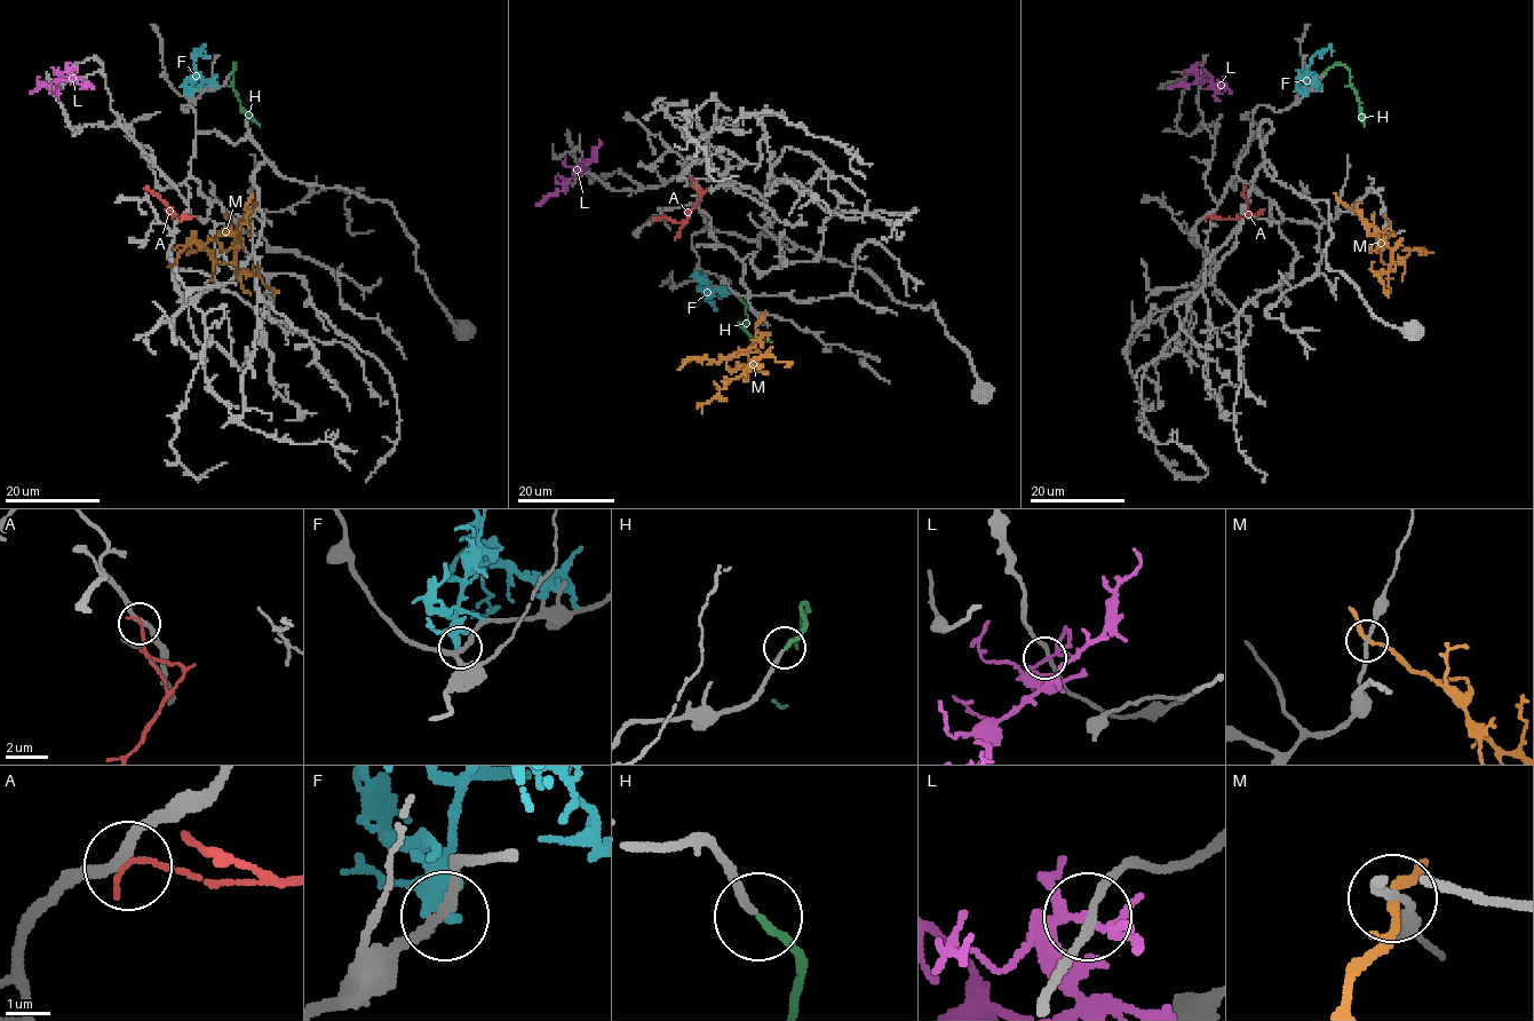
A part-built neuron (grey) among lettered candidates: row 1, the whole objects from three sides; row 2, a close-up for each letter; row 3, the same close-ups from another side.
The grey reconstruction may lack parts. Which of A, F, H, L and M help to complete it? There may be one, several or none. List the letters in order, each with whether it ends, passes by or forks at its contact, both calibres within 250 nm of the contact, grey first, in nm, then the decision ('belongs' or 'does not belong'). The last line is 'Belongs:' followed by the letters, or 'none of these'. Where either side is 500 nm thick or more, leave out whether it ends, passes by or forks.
A: it ends | 240/130 nm | does not belong
F: it forks | 190/240 nm | does not belong
H: it ends | 200/180 nm | belongs
L: it forks | 180/150 nm | belongs
M: it passes by | 160/190 nm | does not belong
Belongs: H, L

